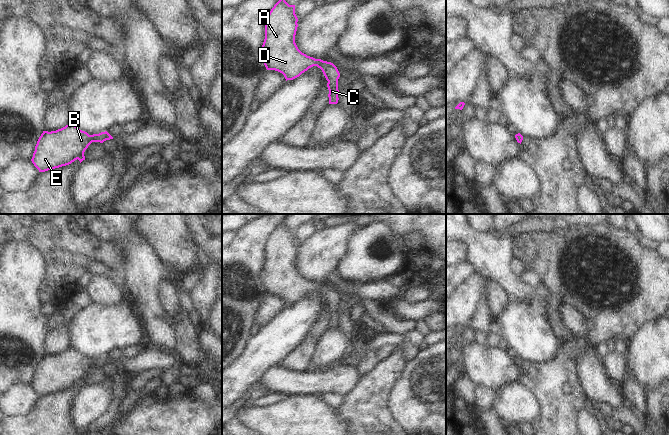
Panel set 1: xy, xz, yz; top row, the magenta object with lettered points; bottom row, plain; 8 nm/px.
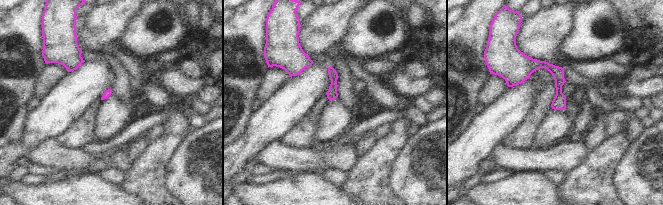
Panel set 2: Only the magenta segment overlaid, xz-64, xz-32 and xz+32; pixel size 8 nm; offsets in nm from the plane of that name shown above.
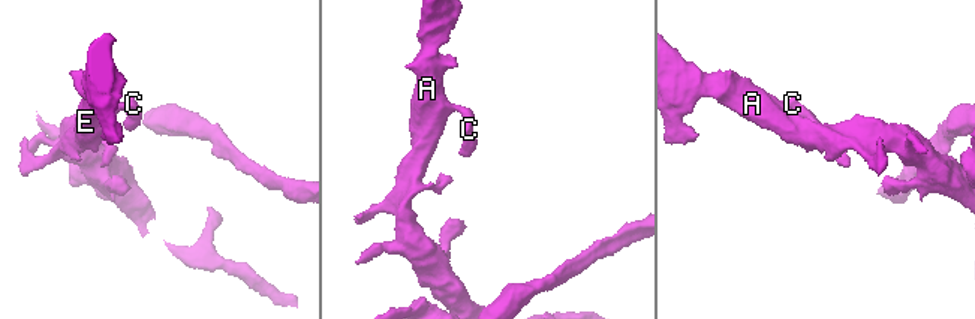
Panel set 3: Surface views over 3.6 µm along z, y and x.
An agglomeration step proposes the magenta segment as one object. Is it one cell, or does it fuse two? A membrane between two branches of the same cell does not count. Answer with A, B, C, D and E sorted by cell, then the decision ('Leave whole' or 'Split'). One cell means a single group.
Groups: A B C D E. Leave whole.

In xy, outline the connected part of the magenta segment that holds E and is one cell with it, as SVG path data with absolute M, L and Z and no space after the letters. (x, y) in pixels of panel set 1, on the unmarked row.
M69 347L56 355L43 355L31 383L39 396L53 394L79 384L85 384L84 376L92 366L103 367L113 363L107 356L89 359Z

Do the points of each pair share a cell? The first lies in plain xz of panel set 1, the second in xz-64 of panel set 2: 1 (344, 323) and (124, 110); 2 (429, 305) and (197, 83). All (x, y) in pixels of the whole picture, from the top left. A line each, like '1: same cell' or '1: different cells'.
1: different cells
2: same cell

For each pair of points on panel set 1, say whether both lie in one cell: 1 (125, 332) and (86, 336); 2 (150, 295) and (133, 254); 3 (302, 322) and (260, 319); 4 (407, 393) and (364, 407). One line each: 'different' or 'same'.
1: same
2: same
3: different
4: different

